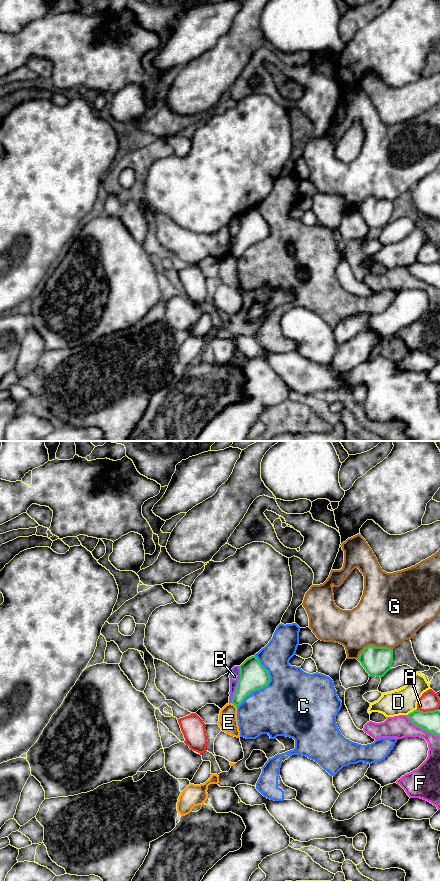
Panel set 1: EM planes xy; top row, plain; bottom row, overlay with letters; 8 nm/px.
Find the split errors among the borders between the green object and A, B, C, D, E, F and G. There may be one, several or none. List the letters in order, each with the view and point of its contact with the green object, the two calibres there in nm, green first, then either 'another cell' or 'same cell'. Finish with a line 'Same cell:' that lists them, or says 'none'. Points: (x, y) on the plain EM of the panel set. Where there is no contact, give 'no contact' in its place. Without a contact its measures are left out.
A: meets green in xy at (427, 263); 160 nm thick on the green side, 160 nm on the other; another cell
B: meets green in xy at (237, 236); 220 nm thick on the green side, 90 nm on the other; another cell
C: meets green in xy at (266, 237); 220 nm thick on the green side, 500 nm on the other; another cell
D: meets green in xy at (411, 264); 160 nm thick on the green side, 220 nm on the other; another cell
E: meets green in xy at (234, 256); 190 nm thick on the green side, 150 nm on the other; another cell
F: meets green in xy at (422, 280); 160 nm thick on the green side, 180 nm on the other; another cell
G: meets green in xy at (372, 197); 240 nm thick on the green side, 480 nm on the other; another cell
Same cell: none

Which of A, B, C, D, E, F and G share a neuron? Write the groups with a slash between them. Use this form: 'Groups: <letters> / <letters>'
Groups: A / B / C / D / E / F / G

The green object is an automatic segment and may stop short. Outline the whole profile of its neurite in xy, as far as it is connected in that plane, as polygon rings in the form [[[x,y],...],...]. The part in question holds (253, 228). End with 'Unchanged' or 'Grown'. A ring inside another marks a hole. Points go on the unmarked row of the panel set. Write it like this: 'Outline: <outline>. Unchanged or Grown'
Outline: [[[255,207],[247,210],[239,218],[239,221],[240,231],[231,254],[236,259],[238,259],[252,244],[264,240],[270,233],[268,223]]]. Unchanged

